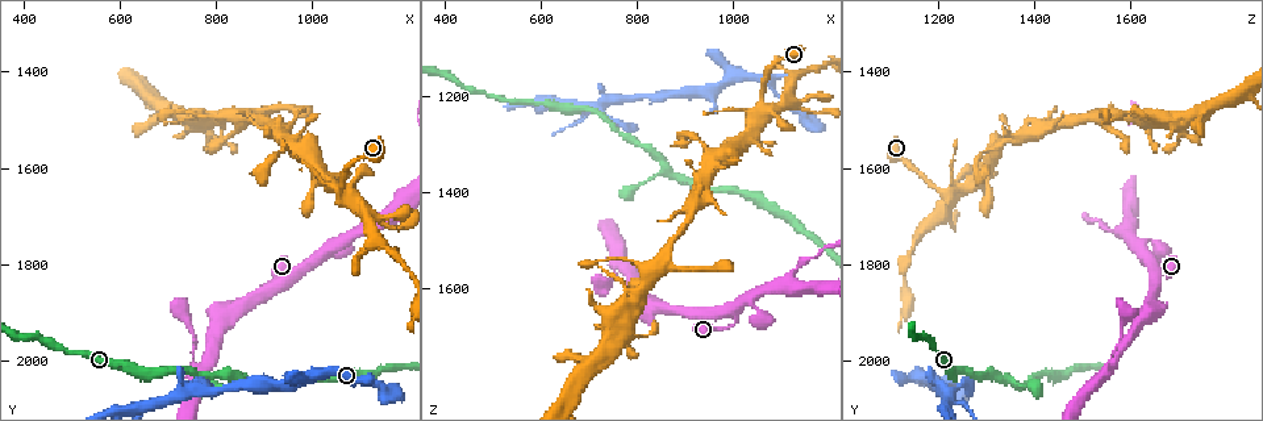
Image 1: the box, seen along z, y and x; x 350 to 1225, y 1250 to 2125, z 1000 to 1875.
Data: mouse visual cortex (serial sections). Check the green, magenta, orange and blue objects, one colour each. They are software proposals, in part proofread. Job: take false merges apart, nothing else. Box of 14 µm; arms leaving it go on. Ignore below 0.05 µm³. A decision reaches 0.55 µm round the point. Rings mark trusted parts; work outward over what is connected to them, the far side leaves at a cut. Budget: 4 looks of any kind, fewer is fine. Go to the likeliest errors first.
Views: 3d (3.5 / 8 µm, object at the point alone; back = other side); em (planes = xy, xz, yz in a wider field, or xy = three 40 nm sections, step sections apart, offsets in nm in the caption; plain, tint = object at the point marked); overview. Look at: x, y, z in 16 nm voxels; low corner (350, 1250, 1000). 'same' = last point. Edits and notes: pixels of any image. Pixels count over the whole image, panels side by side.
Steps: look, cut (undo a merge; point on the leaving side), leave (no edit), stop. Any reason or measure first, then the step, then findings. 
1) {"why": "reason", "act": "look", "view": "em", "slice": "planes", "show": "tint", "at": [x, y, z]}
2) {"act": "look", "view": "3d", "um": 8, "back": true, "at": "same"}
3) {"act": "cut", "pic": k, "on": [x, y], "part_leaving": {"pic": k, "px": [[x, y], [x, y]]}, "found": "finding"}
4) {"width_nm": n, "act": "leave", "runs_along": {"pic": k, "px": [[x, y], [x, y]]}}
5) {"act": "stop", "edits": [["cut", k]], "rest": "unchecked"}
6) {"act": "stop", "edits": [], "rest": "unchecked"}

{"why": "abrupt turn", "act": "look", "view": "3d", "um": 3.5, "at": [725, 2065, 1220]}

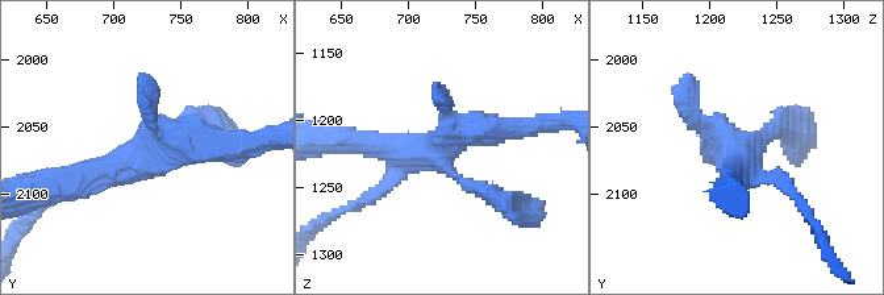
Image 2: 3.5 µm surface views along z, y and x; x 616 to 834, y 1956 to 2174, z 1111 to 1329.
{"act": "look", "view": "em", "slice": "xy", "step": 1, "show": "tint", "at": [726, 2068, 1220]}

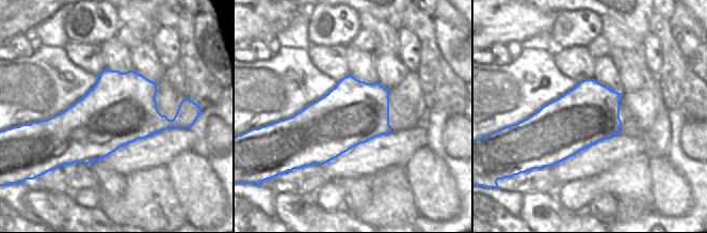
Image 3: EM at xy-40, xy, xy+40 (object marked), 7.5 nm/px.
{"act": "leave", "found": "continuous, no second cell"}

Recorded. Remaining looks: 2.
{"why": "narrows sharply", "act": "look", "view": "3d", "um": 3.5, "at": [750, 1965, 1575]}

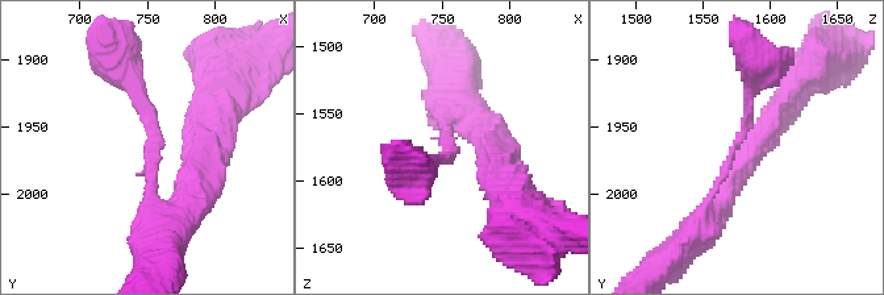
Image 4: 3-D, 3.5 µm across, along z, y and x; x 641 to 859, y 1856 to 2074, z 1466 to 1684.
{"arm_widths_nm": [150, 200], "why": "need the tissue", "act": "look", "view": "em", "slice": "xy", "step": 1, "show": "tint", "at": [754, 1964, 1574]}

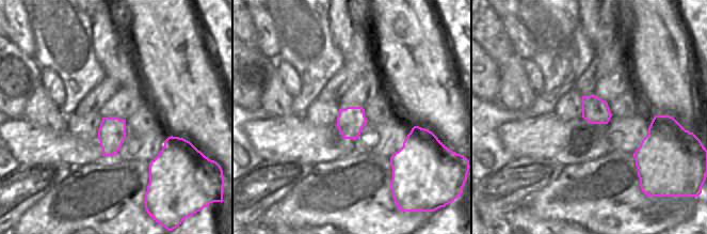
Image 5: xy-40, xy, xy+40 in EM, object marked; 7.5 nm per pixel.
{"act": "leave", "found": "all the same cell"}

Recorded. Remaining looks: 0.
{"act": "stop", "edits": [], "rest": "unchecked"}

